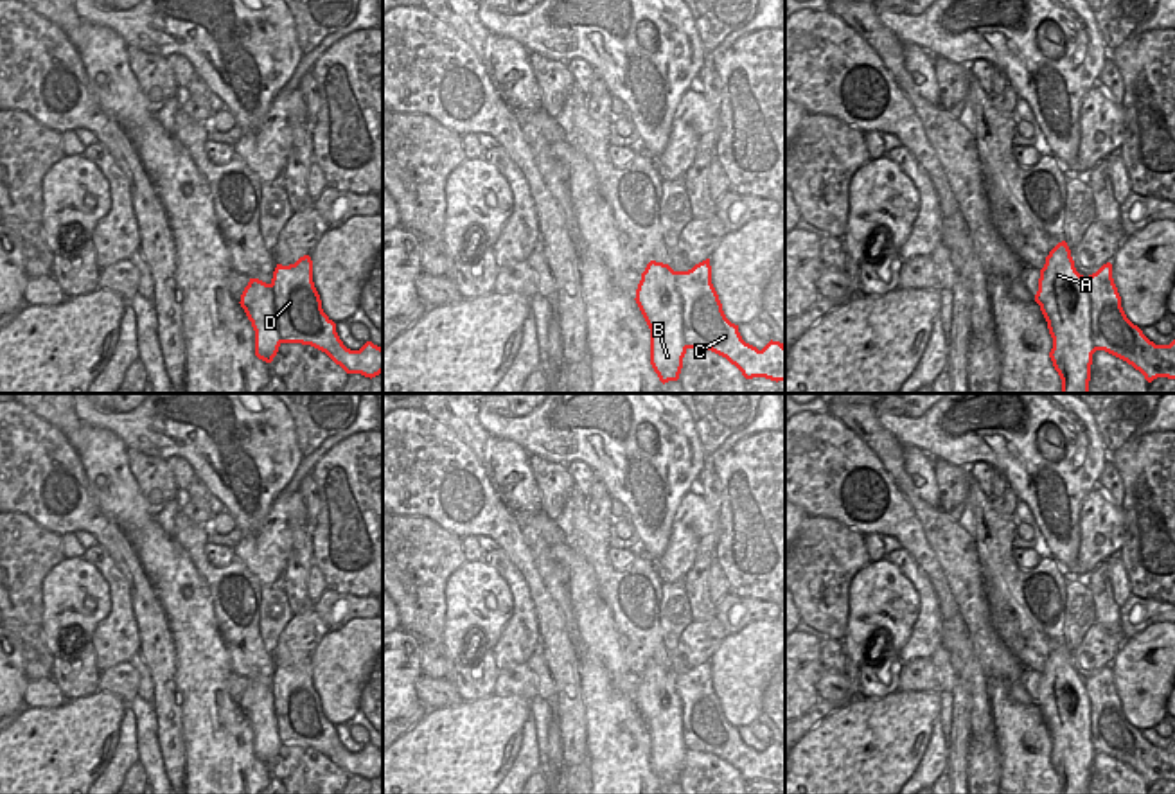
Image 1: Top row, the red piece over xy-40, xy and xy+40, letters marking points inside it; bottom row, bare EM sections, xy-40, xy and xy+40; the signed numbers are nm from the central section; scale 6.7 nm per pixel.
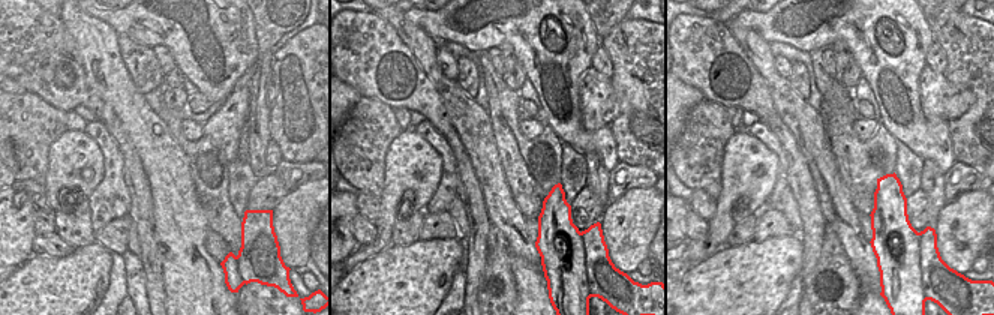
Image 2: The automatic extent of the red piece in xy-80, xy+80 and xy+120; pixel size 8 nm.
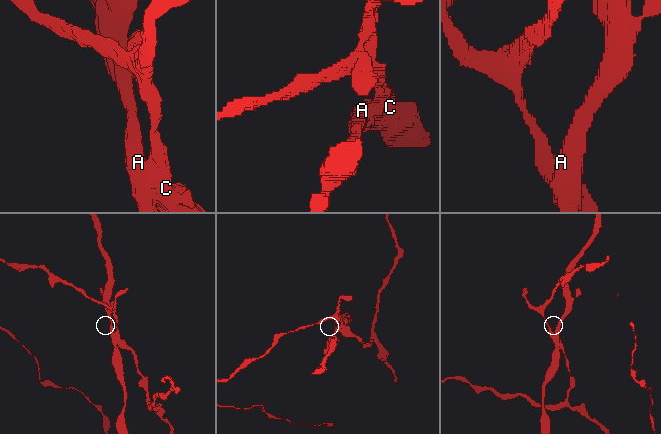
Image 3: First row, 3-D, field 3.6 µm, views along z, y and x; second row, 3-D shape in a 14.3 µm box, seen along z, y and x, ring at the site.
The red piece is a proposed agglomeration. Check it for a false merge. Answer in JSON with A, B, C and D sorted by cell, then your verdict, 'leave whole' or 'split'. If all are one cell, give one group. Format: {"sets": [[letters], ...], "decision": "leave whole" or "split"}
{"sets": [["A", "B", "C", "D"]], "decision": "leave whole"}

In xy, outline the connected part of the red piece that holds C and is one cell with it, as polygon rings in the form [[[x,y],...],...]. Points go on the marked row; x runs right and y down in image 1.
[[[710,259],[688,271],[650,260],[634,300],[650,329],[650,365],[663,384],[679,379],[688,348],[726,357],[746,379],[785,381],[785,345],[771,340],[758,350],[742,340],[722,311]]]

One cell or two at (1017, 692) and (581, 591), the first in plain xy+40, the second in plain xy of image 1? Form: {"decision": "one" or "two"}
{"decision": "two"}

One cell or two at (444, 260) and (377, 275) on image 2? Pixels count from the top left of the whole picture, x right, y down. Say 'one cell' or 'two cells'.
one cell

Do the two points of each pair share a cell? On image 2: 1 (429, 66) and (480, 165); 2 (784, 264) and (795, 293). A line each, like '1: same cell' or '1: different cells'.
1: same cell
2: different cells

